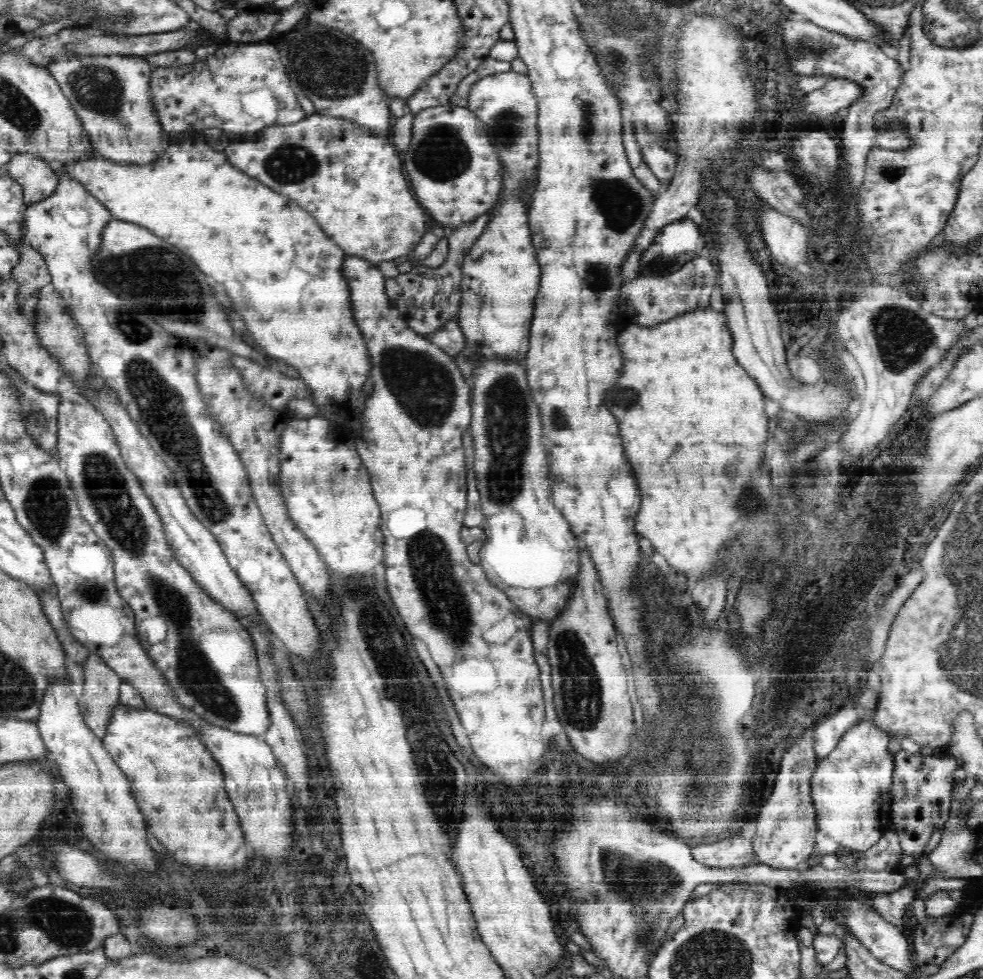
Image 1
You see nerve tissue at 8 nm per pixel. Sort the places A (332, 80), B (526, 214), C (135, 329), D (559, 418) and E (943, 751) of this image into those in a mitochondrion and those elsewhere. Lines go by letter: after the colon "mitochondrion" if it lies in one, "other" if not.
A: mitochondrion
B: other
C: mitochondrion
D: mitochondrion
E: other

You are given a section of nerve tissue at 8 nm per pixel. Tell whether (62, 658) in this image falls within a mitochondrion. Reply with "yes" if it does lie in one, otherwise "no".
no

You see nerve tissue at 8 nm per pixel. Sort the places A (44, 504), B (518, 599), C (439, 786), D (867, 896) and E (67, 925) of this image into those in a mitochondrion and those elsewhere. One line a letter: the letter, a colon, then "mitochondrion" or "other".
A: mitochondrion
B: other
C: mitochondrion
D: other
E: mitochondrion

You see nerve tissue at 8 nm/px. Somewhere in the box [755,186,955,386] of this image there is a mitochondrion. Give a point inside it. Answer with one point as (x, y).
(903, 338)

